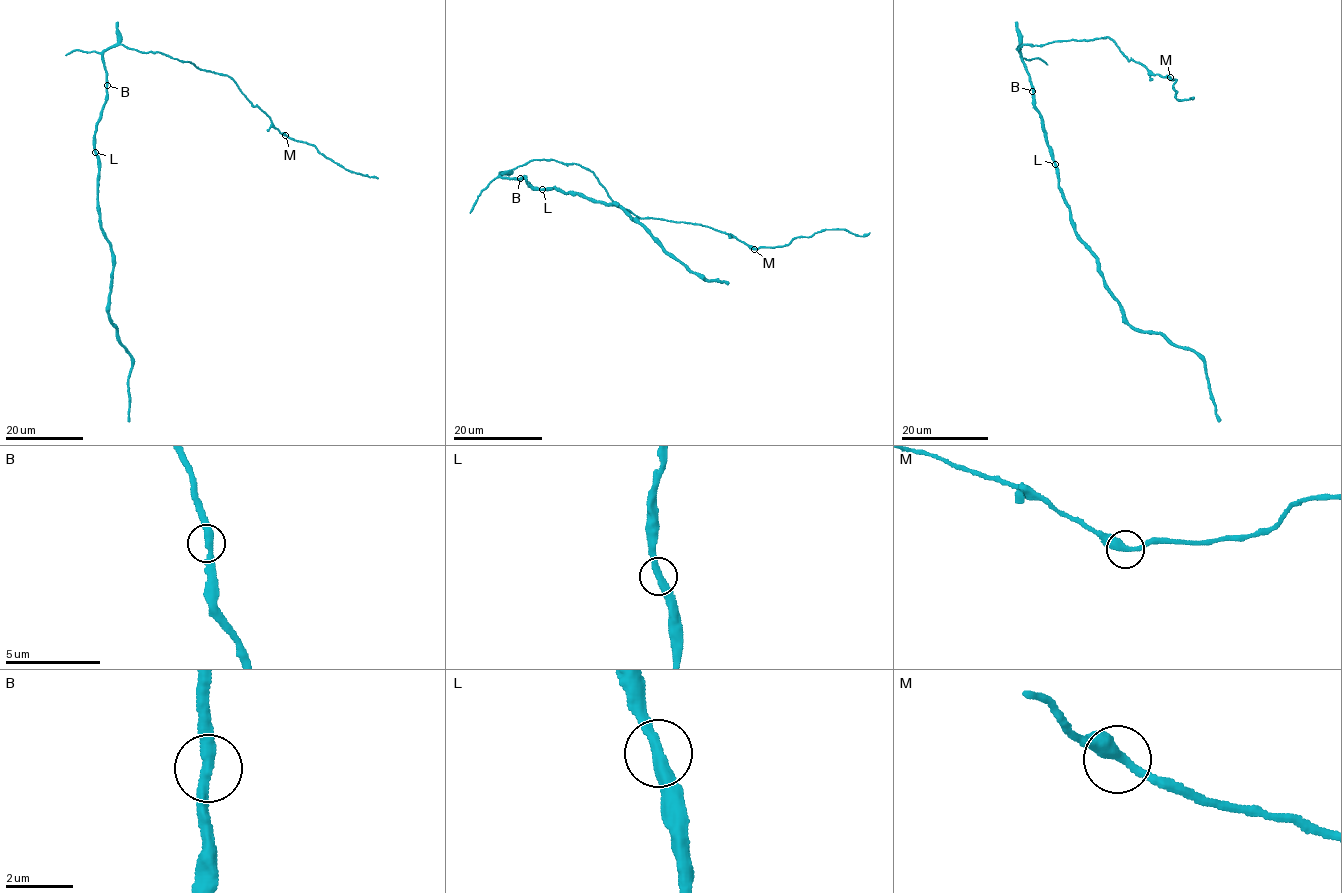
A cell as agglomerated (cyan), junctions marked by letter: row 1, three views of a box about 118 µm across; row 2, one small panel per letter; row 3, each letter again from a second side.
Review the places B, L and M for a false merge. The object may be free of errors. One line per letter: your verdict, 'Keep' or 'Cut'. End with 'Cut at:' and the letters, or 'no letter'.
B: Keep
L: Keep
M: Keep
Cut at: no letter

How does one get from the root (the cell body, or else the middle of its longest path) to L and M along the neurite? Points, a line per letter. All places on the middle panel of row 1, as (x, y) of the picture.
L: (512, 179), (525, 176), (528, 184), (541, 190)
M: (512, 179), (500, 177), (536, 159), (578, 164), (590, 170), (616, 205), (636, 216), (710, 227), (754, 249)

